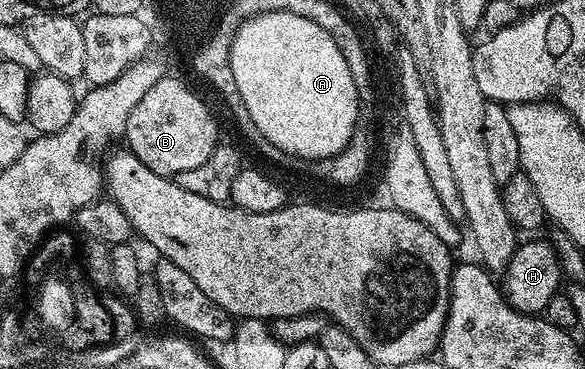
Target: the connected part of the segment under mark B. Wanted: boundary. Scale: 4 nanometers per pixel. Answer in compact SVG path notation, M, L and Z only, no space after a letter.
M165 74L146 95L142 102L134 106L126 122L123 139L128 140L127 151L133 152L154 174L179 178L184 172L198 170L216 153L216 145L221 139L220 128L212 117L212 112L172 74Z

